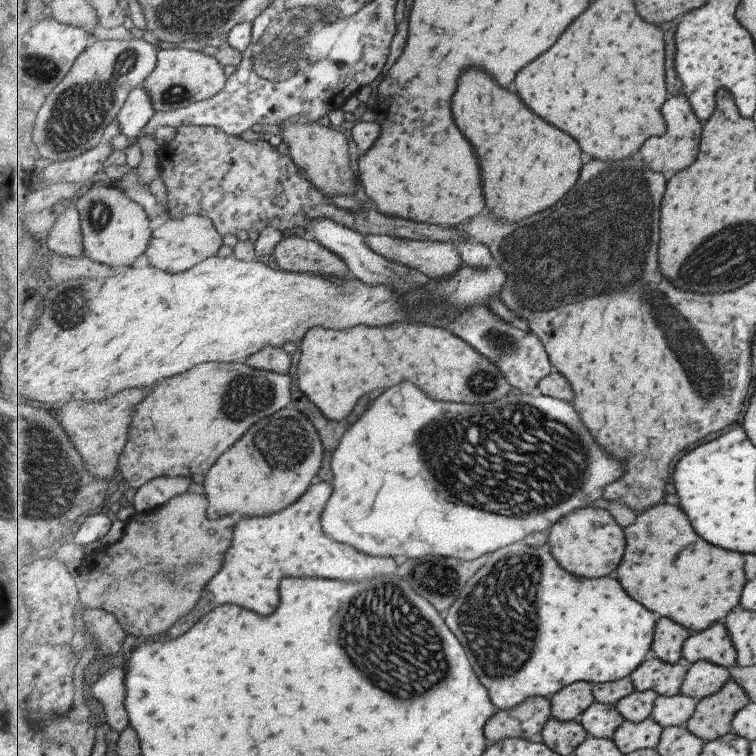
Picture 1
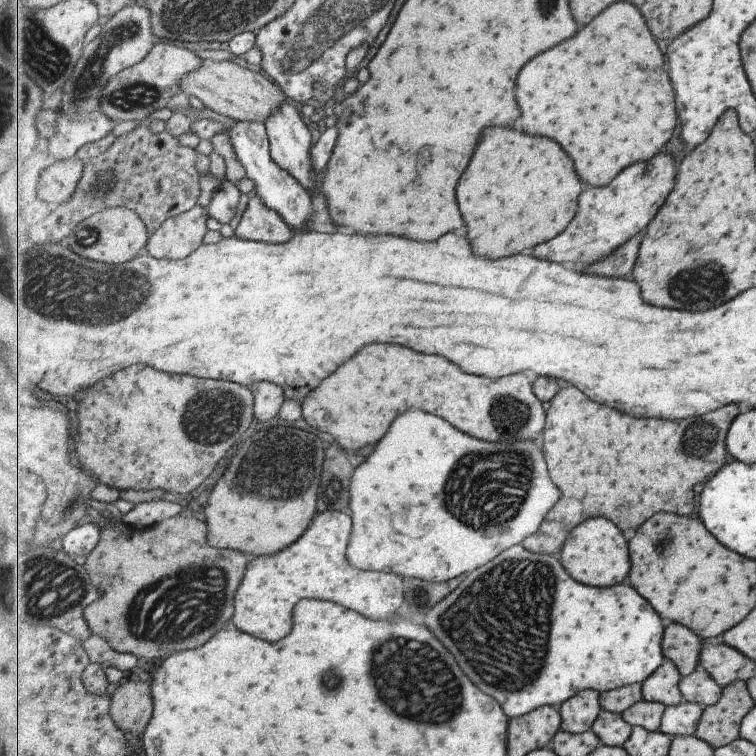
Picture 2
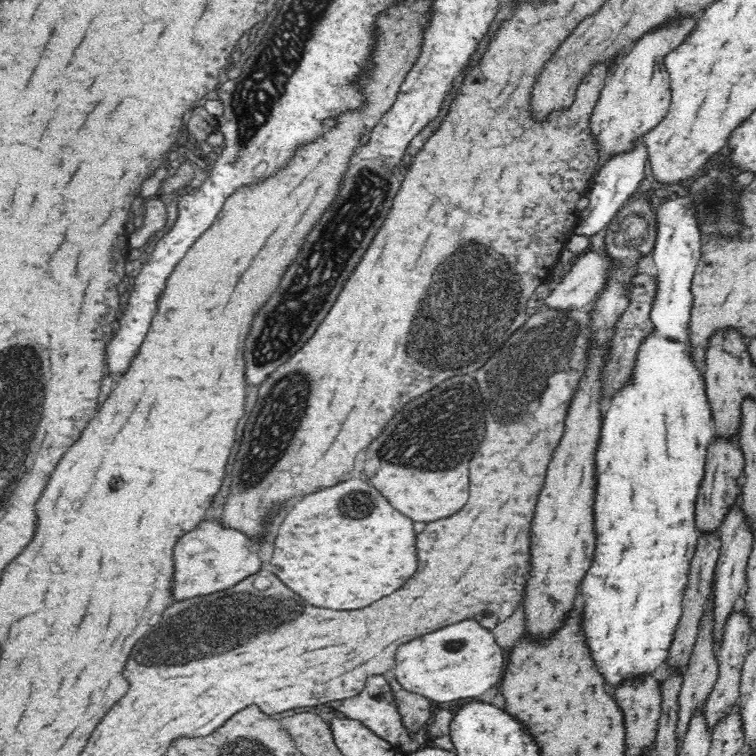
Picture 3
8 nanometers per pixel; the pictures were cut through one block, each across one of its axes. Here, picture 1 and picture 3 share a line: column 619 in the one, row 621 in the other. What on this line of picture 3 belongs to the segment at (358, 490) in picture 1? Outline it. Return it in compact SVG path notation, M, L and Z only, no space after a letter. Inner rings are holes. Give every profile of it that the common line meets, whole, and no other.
M462 620L458 624L440 628L400 646L400 652L396 652L398 682L408 692L422 694L436 702L478 698L486 690L500 684L502 672L504 654L492 632L482 628L476 620Z

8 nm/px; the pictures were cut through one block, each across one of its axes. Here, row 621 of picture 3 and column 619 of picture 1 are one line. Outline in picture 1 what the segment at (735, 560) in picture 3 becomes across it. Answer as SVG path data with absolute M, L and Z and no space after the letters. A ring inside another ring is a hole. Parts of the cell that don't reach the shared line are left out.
M595 702L583 712L579 722L592 736L613 739L626 719L619 713L617 706Z

